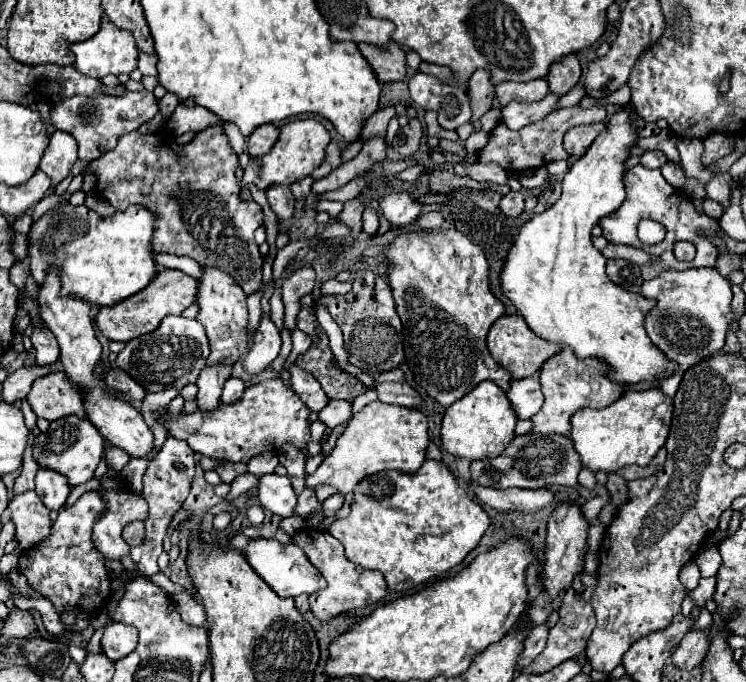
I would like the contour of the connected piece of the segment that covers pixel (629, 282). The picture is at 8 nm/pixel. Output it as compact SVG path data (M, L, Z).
M609 259L607 275L615 285L621 285L623 289L633 291L633 293L637 293L643 283L639 267L633 263L627 263L625 259Z

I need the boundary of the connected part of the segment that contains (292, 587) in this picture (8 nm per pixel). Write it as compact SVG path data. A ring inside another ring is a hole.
M253 539L243 549L249 565L257 571L257 575L263 577L263 581L281 597L297 597L301 593L315 593L325 587L323 575L313 567L313 563L307 559L307 555L297 545L283 545L275 539Z

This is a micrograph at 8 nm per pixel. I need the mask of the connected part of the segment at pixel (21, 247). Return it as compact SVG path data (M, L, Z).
M15 233L15 239L13 239L13 253L17 255L17 259L25 259L27 255L27 235L21 235L21 233Z

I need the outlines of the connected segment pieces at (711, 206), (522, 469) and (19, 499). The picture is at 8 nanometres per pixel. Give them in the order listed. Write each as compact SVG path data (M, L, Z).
M706 198L703 204L704 213L714 219L719 220L724 213L723 207L716 201Z
M527 433L521 437L515 437L503 455L495 459L483 459L471 463L471 479L477 485L483 487L495 487L495 489L509 489L509 487L521 487L521 489L539 489L549 485L565 485L575 487L581 497L593 497L595 493L577 487L577 475L579 475L579 455L575 455L573 443L569 437L563 435L539 435L539 433Z
M25 491L9 501L11 521L15 525L15 537L21 549L29 549L43 541L51 533L49 509L43 505L35 491Z

